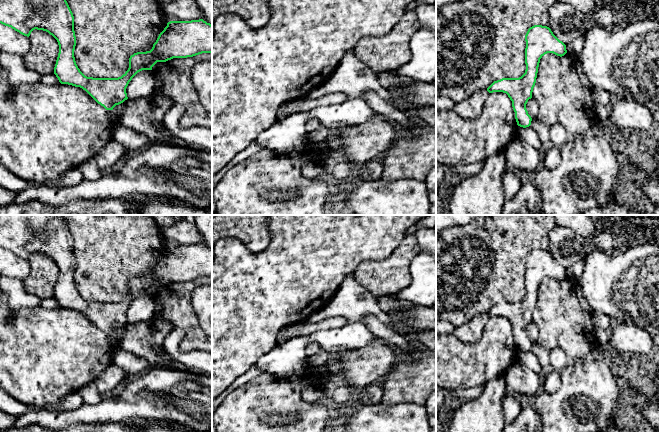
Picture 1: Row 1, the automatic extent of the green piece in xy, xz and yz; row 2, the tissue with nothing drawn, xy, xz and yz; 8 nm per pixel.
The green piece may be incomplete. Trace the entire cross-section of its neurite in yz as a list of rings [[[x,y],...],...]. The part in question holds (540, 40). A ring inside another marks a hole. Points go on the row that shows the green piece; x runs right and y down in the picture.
[[[534,25],[525,35],[525,73],[519,78],[502,78],[494,81],[488,88],[489,93],[503,92],[512,101],[517,125],[523,128],[531,125],[526,104],[532,98],[540,59],[547,53],[564,56],[566,45],[560,41],[547,26]]]

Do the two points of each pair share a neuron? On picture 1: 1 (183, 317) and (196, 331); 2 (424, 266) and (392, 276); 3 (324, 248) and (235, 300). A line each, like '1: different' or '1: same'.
1: same
2: different
3: same

